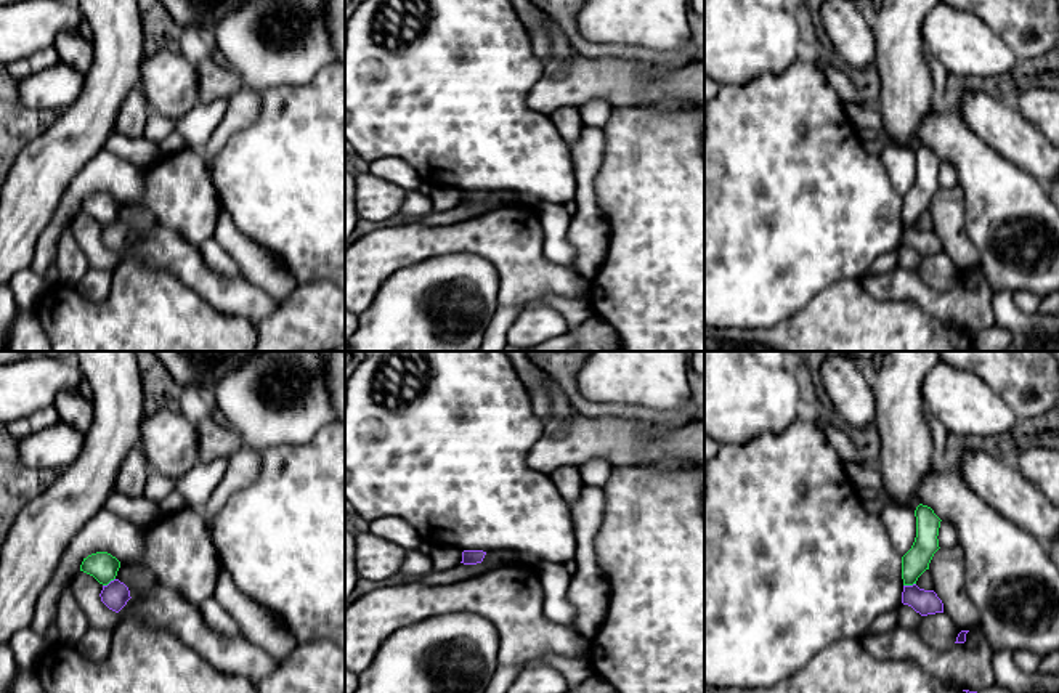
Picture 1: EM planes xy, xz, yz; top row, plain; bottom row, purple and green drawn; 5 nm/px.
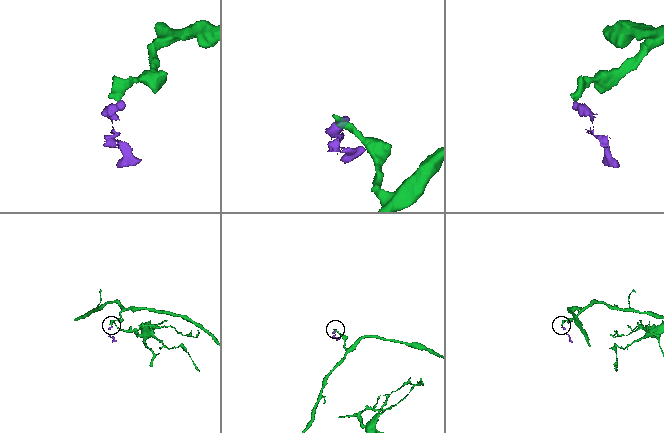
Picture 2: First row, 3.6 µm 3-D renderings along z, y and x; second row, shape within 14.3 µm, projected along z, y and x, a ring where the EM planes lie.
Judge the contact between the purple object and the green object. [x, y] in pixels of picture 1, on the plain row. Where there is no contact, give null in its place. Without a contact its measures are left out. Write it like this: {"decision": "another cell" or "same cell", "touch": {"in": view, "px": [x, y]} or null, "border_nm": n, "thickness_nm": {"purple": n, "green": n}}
{"decision": "another cell", "touch": {"in": "xy", "px": [109, 223]}, "border_nm": 80, "thickness_nm": {"purple": 140, "green": 150}}

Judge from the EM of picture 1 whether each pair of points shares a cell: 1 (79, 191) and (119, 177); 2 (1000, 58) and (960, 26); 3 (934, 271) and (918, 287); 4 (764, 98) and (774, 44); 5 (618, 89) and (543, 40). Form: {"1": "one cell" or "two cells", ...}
{"1": "one cell", "2": "one cell", "3": "two cells", "4": "two cells", "5": "one cell"}

